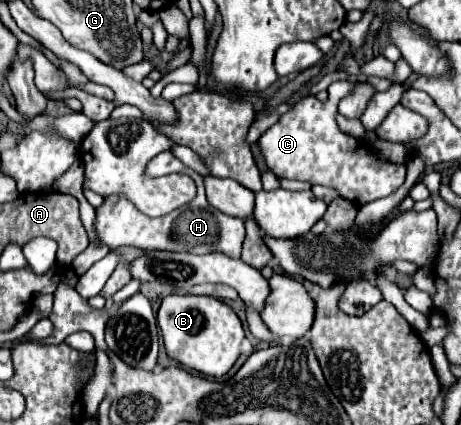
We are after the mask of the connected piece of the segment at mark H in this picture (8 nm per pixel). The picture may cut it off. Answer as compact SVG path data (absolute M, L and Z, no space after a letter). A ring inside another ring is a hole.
M164 151L156 155L148 167L146 173L150 177L167 176L172 173L188 173L196 185L198 185L198 195L188 203L188 207L176 209L164 217L150 219L144 213L140 213L128 199L120 195L110 195L104 199L104 205L96 209L96 233L98 239L108 245L110 249L116 249L120 245L136 245L144 251L192 251L192 253L212 253L220 251L228 257L238 259L242 251L242 241L244 241L244 221L236 217L228 217L220 211L216 211L208 201L204 193L204 177L186 167L172 151Z

